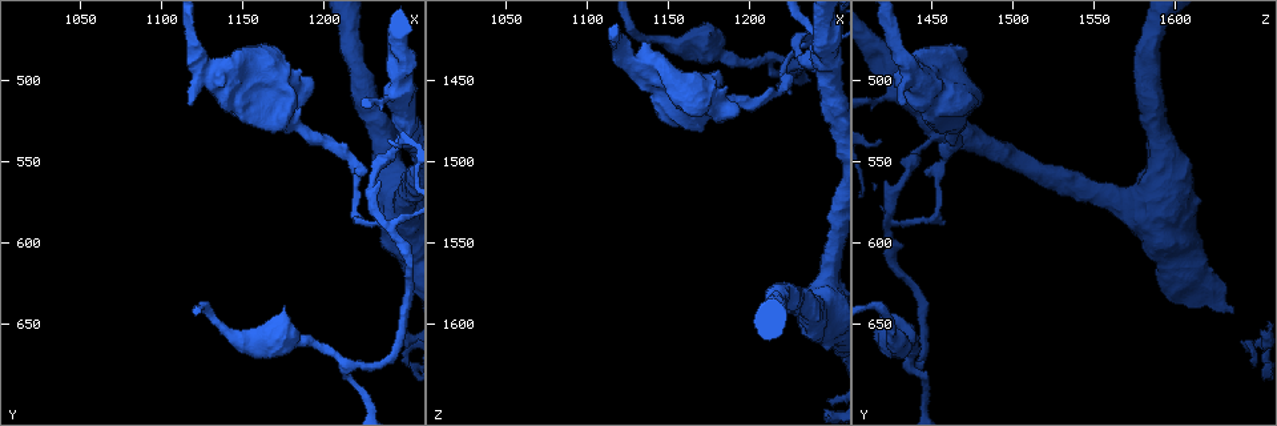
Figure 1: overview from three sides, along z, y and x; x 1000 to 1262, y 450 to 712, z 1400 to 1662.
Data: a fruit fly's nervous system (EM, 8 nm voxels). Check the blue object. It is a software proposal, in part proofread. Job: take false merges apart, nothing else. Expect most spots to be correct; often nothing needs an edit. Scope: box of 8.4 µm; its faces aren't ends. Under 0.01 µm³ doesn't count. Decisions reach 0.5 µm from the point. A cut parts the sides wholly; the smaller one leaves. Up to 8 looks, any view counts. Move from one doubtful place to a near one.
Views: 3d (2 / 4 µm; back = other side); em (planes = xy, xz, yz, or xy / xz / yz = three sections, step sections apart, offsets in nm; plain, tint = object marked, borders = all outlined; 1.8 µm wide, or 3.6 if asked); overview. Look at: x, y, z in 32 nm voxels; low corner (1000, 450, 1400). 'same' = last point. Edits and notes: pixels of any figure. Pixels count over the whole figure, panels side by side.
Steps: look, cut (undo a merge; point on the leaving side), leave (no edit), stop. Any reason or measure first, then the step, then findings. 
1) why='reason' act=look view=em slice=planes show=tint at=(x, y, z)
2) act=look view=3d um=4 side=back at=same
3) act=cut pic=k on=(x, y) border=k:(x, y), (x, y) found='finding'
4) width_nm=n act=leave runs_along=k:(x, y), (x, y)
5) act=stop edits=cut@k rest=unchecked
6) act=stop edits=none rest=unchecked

why='abrupt turn' act=look view=3d um=4 at=(1176, 508, 1464)

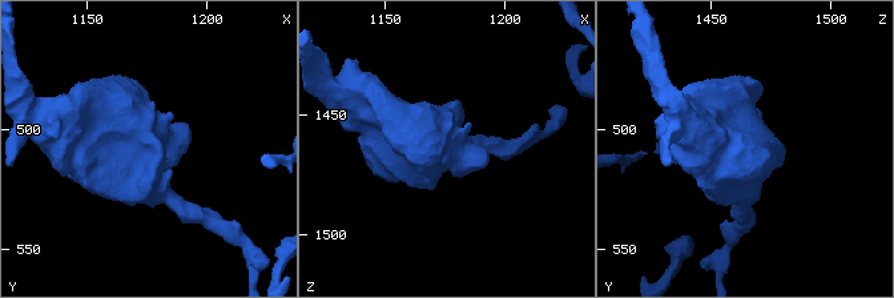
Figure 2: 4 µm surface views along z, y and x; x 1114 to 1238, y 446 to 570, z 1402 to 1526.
why='shape alone is not enough' act=look view=em slice=planes show=tint at=(1176, 506, 1465)

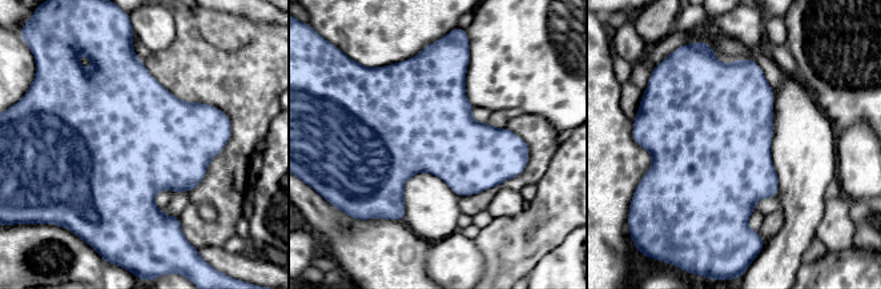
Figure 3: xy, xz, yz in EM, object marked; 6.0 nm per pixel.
act=leave found='continuous, no second neuron'

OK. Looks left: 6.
why='thick turns thin' act=look view=3d um=4 at=(1124, 492, 1438)

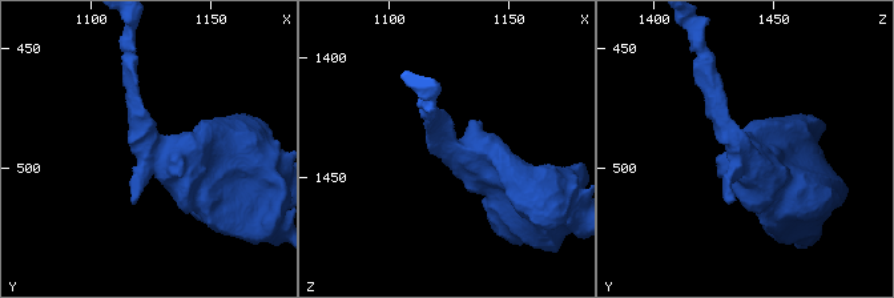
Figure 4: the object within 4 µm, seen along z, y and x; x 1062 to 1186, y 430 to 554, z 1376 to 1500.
why='now the EM' act=look view=em um=3.6 slice=planes show=borders at=(1126, 494, 1438)

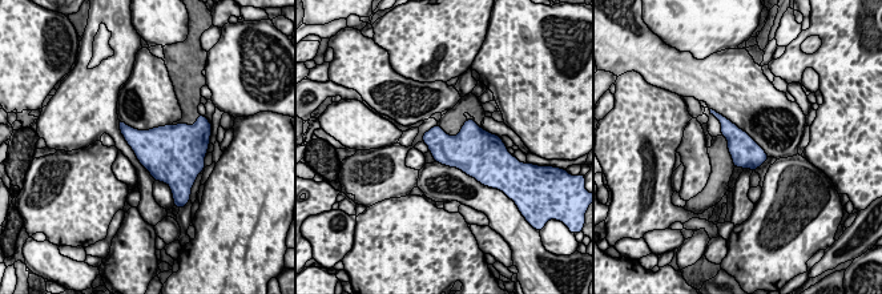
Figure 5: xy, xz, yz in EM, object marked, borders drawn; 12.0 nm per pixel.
width_nm=360 act=leave found='one neuron here'

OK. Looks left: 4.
why='thick turns thin' act=look view=3d um=4 at=(1212, 672, 1436)

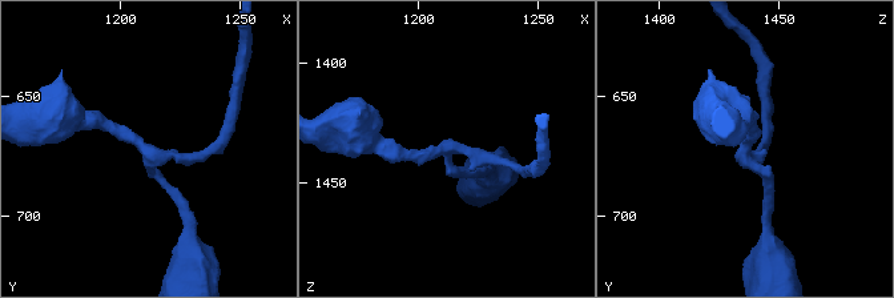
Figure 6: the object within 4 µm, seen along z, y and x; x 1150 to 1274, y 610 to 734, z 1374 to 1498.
arms=3 act=look view=em slice=planes show=tint at=(1213, 674, 1435)

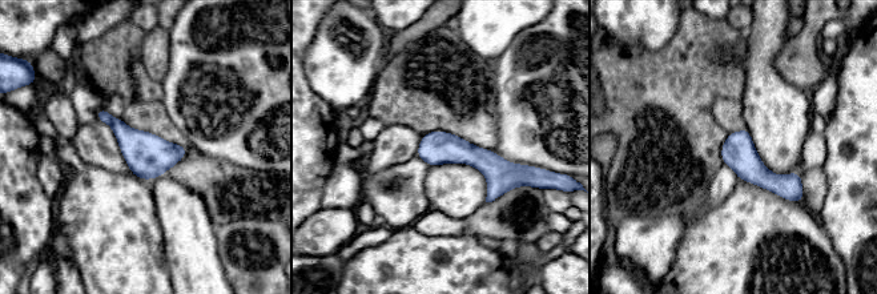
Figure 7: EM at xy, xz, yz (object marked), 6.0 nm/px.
act=leave runs_along=7:(419, 153), (518, 168) found='all the same neuron'

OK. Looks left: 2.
act=stop edits=none rest=unchecked

